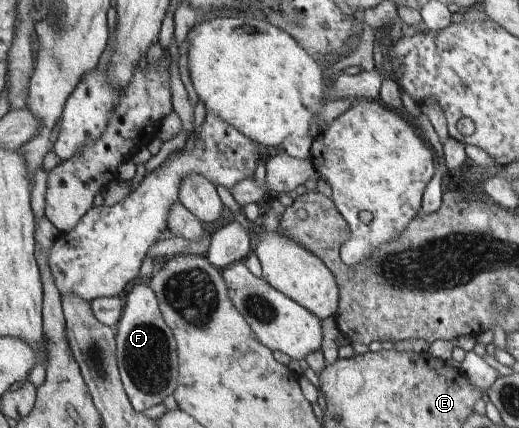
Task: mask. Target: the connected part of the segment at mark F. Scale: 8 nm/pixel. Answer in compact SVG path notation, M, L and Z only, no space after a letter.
M136 284L124 296L125 306L118 322L117 365L126 393L137 412L162 402L174 394L179 386L180 360L177 354L177 340L173 330L166 324L160 310L157 294L146 284Z

